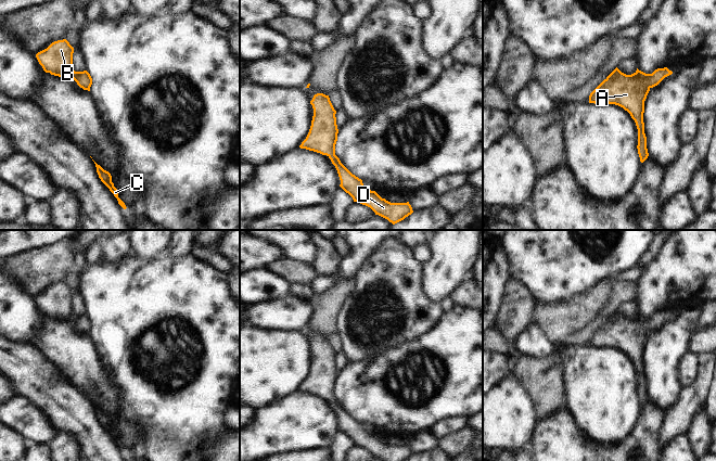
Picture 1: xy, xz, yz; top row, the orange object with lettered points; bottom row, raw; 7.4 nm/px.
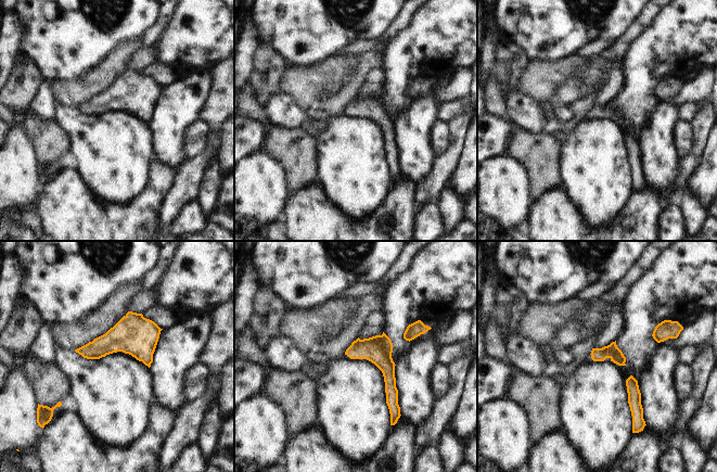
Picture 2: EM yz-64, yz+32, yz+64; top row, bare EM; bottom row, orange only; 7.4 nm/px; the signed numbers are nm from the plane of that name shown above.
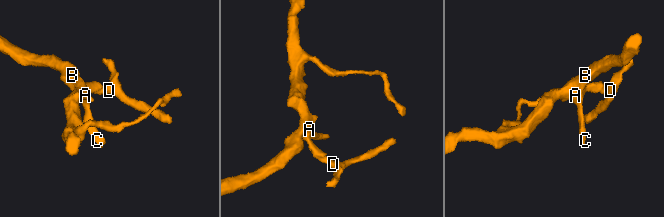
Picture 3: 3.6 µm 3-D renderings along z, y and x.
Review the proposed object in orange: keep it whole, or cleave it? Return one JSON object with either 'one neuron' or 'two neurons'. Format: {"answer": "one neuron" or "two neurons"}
{"answer": "one neuron"}

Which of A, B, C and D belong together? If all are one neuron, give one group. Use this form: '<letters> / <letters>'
A B C D

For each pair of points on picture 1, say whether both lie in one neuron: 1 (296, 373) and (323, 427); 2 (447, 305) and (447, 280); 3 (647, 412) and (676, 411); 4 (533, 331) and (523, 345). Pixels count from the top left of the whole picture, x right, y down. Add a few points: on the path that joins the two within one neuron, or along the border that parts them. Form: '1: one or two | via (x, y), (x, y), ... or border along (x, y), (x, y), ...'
1: two | border along (298, 389), (276, 400)
2: two | border along (450, 296), (439, 303)
3: two | border along (665, 411), (657, 436)
4: one | via (533, 334), (526, 342)

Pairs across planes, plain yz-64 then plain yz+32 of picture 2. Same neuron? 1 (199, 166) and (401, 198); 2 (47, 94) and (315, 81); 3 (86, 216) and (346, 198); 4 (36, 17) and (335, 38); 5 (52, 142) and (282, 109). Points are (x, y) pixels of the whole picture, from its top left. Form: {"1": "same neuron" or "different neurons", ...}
{"1": "different neurons", "2": "different neurons", "3": "different neurons", "4": "same neuron", "5": "different neurons"}

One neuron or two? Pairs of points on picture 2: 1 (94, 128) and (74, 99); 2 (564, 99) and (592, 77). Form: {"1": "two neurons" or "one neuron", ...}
{"1": "two neurons", "2": "one neuron"}

